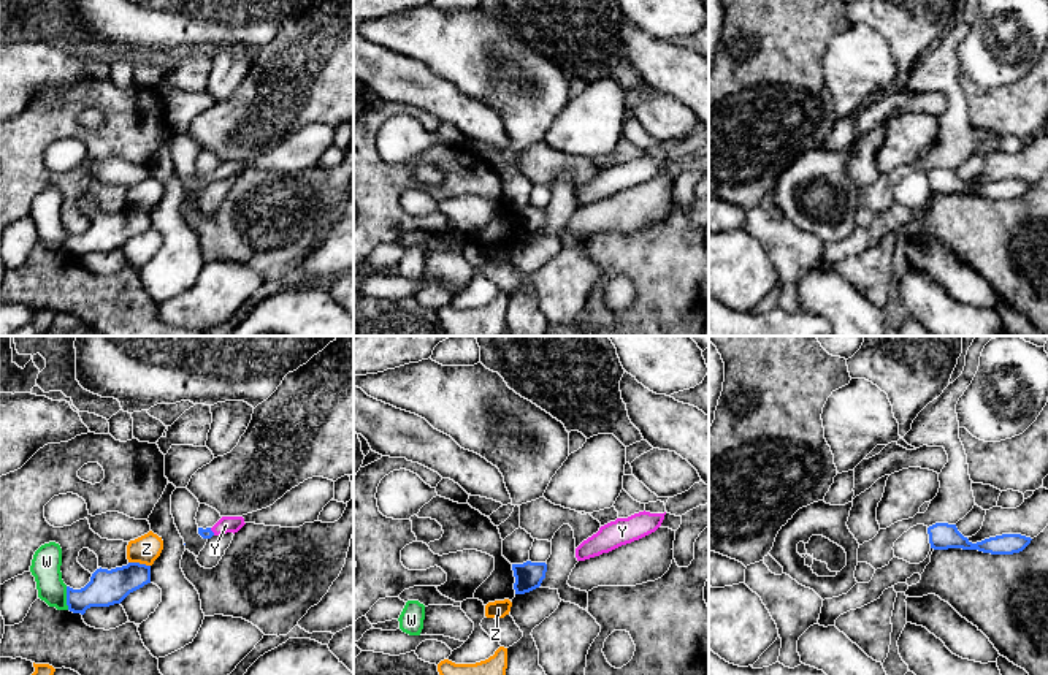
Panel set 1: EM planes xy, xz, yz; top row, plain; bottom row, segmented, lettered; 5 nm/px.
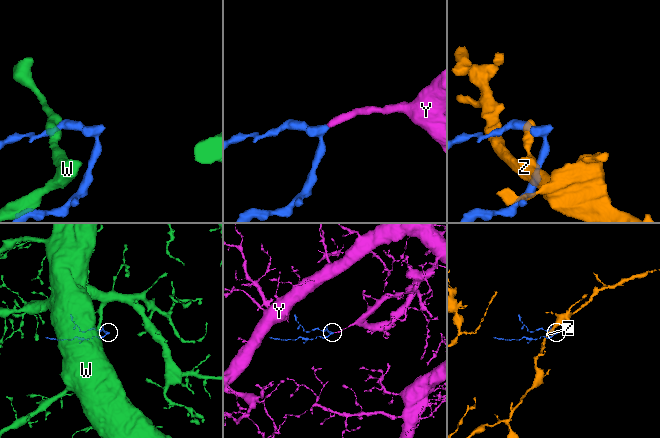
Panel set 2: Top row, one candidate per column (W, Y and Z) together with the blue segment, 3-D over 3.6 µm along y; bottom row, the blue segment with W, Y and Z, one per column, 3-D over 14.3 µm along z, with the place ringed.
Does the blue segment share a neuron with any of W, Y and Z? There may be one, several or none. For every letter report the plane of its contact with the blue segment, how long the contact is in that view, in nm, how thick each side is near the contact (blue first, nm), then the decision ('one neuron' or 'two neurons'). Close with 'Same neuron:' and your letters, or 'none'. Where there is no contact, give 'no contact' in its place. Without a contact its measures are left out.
W: contact in xy; length 120 nm; calibres 180 and 150 nm; two neurons
Y: contact in xy; length 50 nm; calibres 50 and 80 nm; one neuron
Z: contact in xy; length 110 nm; calibres 180 and 140 nm; two neurons
Same neuron: Y

